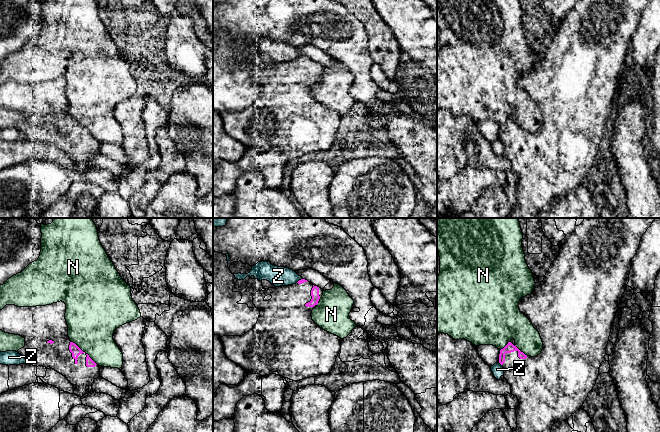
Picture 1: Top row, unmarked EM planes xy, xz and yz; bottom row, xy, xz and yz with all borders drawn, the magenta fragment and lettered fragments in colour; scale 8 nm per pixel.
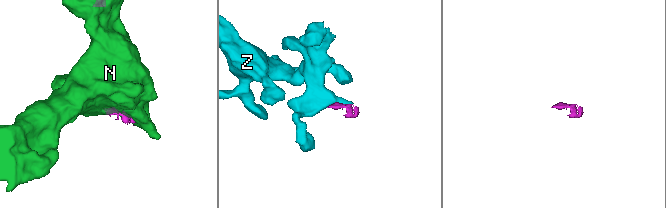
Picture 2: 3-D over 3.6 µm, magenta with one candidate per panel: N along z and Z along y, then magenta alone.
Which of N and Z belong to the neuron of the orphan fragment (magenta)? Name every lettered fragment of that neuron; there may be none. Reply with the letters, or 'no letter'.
no letter

